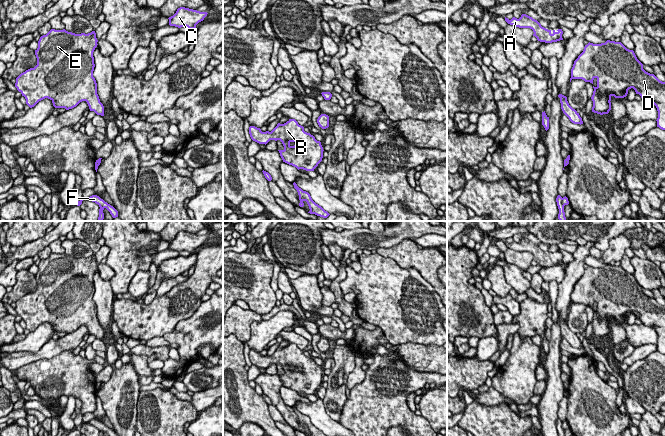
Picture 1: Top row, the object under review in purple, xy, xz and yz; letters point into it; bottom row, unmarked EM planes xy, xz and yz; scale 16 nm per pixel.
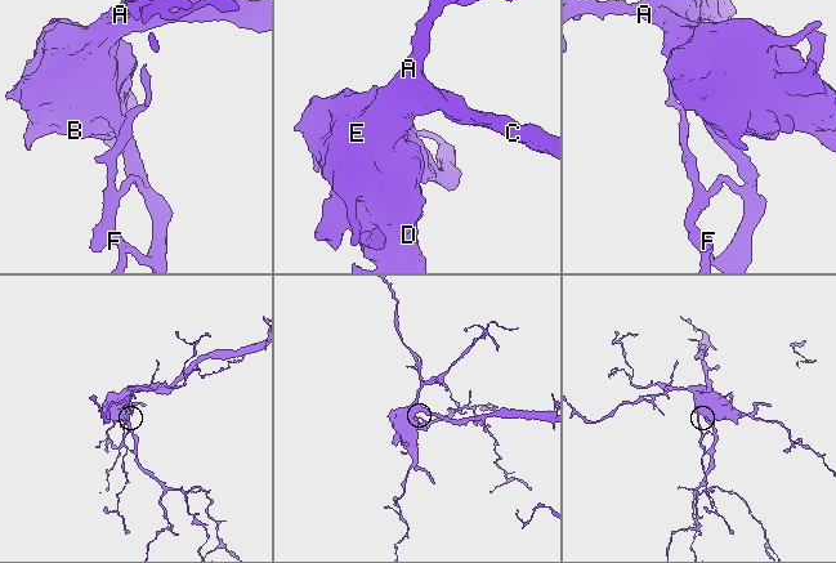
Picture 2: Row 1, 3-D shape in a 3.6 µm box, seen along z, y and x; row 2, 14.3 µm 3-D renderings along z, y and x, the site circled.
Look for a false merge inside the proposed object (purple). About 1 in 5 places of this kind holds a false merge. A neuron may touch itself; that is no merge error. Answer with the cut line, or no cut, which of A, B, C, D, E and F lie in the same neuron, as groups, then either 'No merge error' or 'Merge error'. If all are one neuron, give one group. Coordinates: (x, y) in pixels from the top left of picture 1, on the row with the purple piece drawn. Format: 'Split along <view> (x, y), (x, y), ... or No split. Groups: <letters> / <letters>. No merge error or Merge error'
No split. Groups: A B C D E F. No merge error

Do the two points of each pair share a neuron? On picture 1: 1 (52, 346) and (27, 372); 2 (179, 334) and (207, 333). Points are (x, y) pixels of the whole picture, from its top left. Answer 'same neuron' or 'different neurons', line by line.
1: different neurons
2: same neuron

